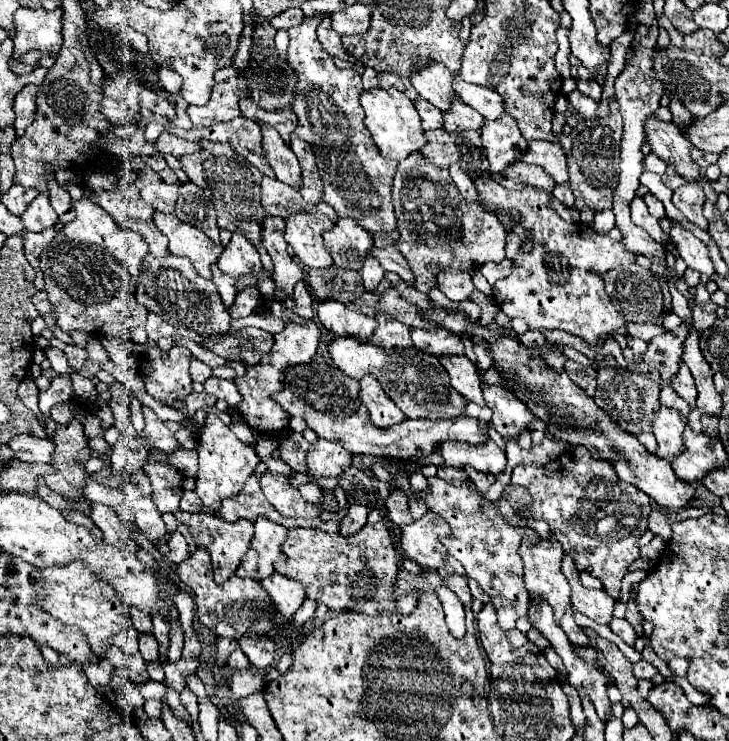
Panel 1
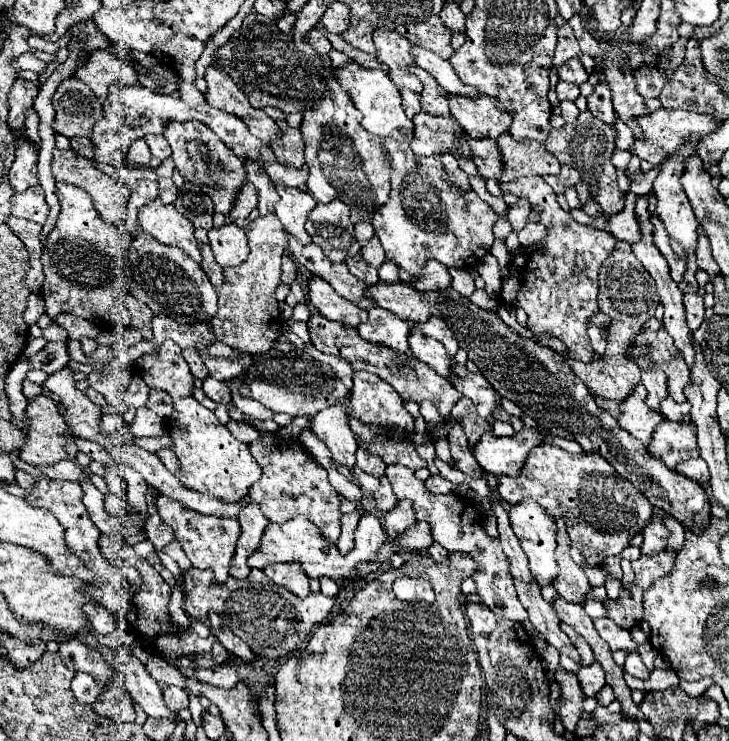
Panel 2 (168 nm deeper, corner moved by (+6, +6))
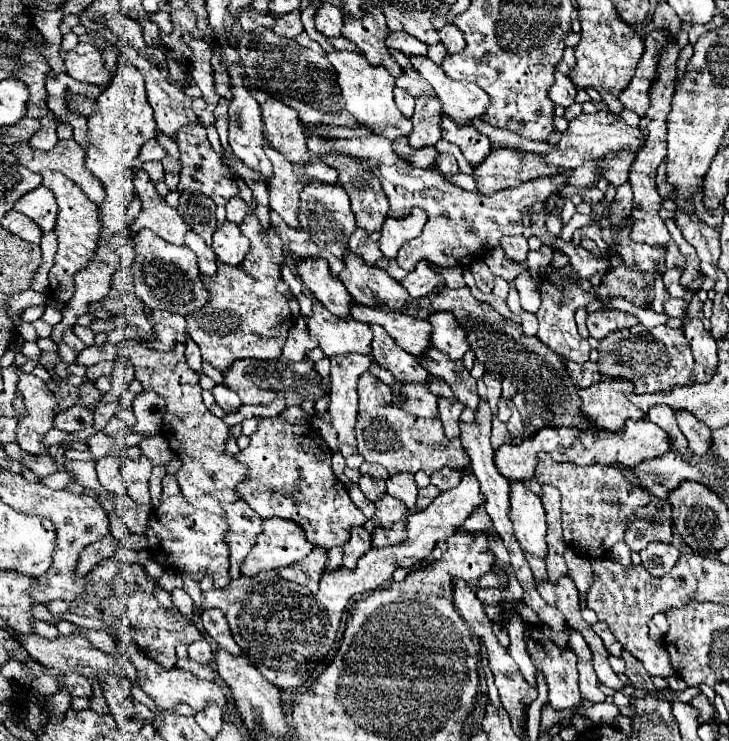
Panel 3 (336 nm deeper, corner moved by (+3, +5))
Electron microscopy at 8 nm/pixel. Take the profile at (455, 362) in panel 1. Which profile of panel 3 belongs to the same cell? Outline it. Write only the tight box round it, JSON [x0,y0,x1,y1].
[351,304,431,358]

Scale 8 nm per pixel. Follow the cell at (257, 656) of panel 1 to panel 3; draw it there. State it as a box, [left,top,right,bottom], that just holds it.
[201,608,241,654]

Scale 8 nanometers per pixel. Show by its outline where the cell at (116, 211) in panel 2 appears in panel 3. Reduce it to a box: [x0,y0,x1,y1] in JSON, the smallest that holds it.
[11,140,105,204]

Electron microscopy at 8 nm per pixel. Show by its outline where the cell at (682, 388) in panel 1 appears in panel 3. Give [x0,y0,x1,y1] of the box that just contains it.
[599,326,693,394]

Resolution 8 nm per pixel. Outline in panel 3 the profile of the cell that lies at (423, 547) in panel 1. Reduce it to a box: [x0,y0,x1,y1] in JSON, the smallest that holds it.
[375,494,407,528]

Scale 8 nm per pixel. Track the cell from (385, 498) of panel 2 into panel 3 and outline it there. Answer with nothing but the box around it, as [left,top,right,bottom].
[357,476,385,502]

